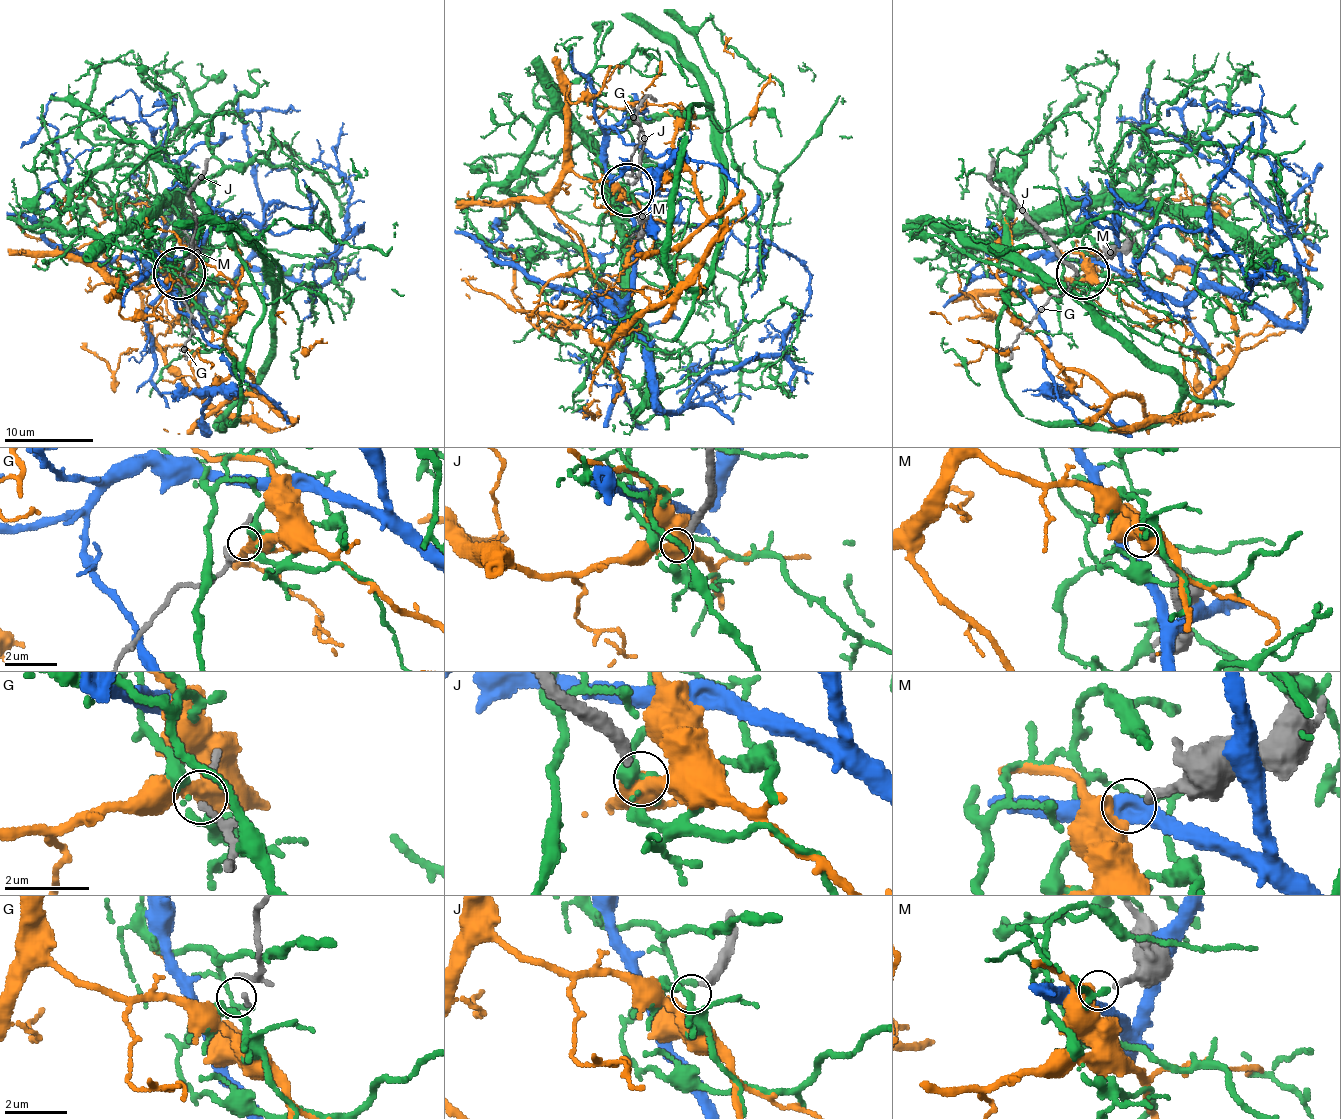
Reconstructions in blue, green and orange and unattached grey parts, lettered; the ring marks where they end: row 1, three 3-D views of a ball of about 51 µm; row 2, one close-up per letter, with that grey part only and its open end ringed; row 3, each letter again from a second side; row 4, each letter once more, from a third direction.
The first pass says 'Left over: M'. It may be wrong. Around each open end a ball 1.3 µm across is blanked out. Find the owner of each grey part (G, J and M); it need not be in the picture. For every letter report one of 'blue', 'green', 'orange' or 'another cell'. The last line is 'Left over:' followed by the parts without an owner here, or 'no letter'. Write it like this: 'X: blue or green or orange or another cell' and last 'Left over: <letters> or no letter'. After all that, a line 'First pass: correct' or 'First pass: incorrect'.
G: green
J: another cell
M: orange
Left over: J
First pass: incorrect

